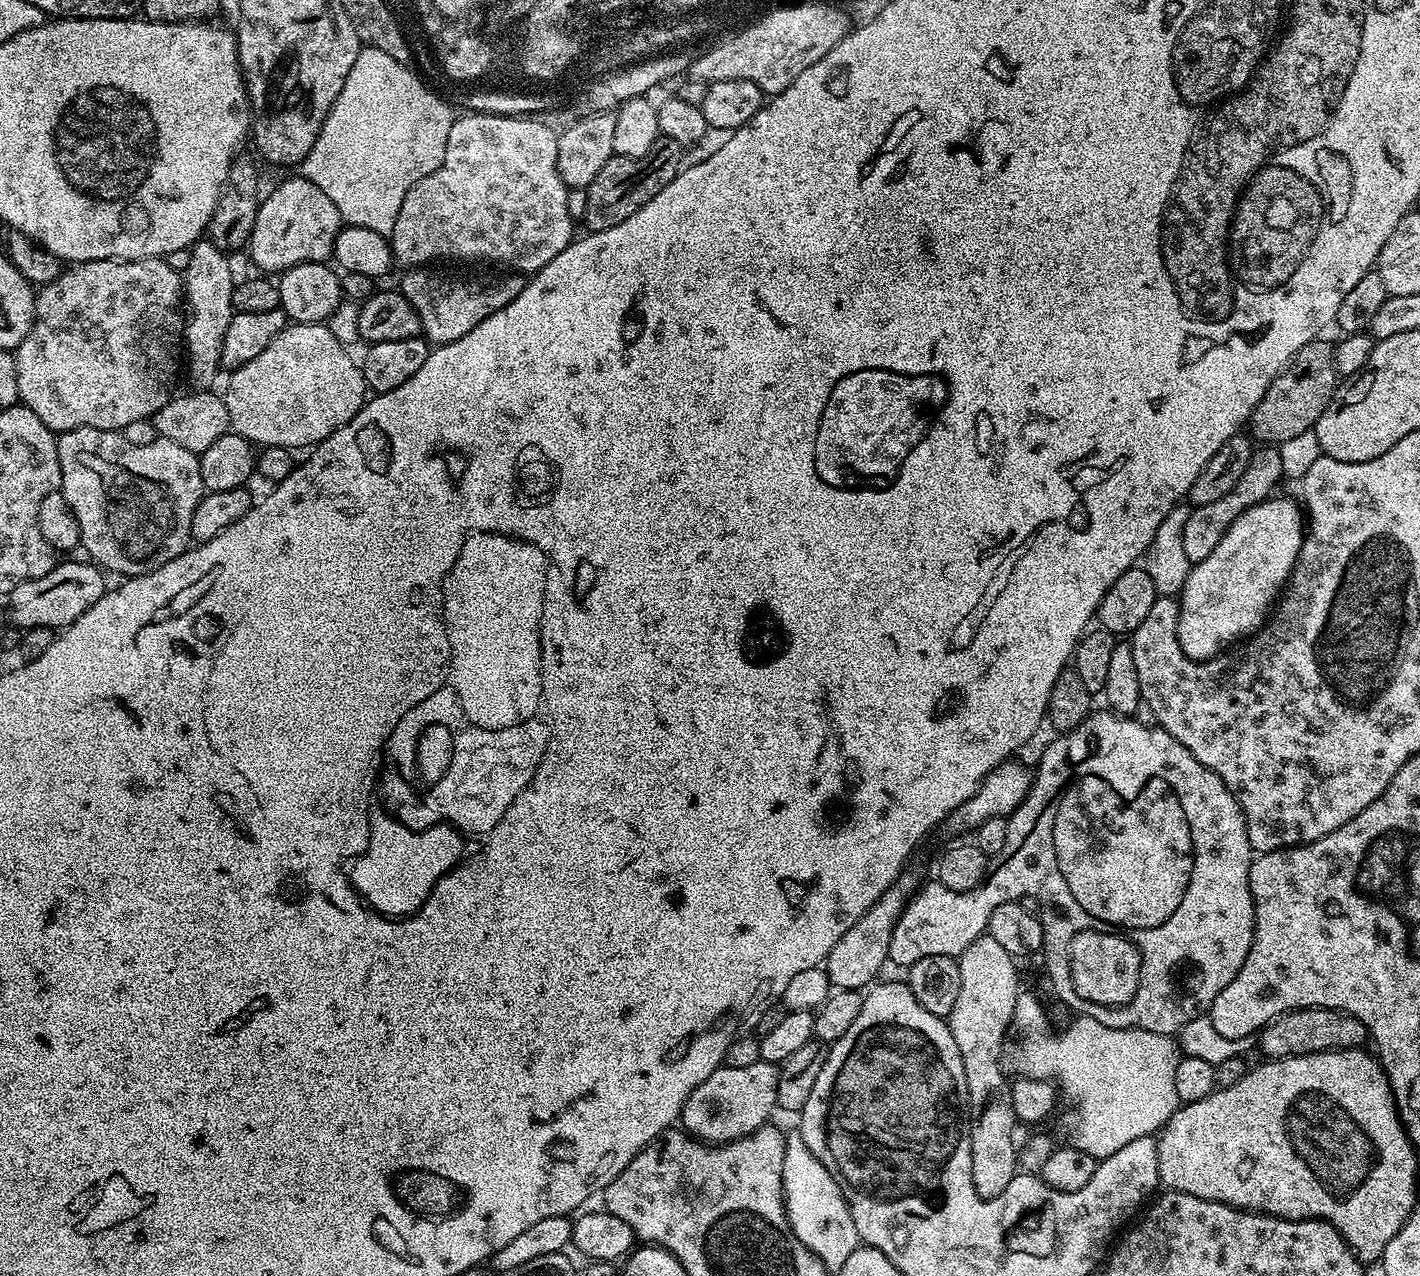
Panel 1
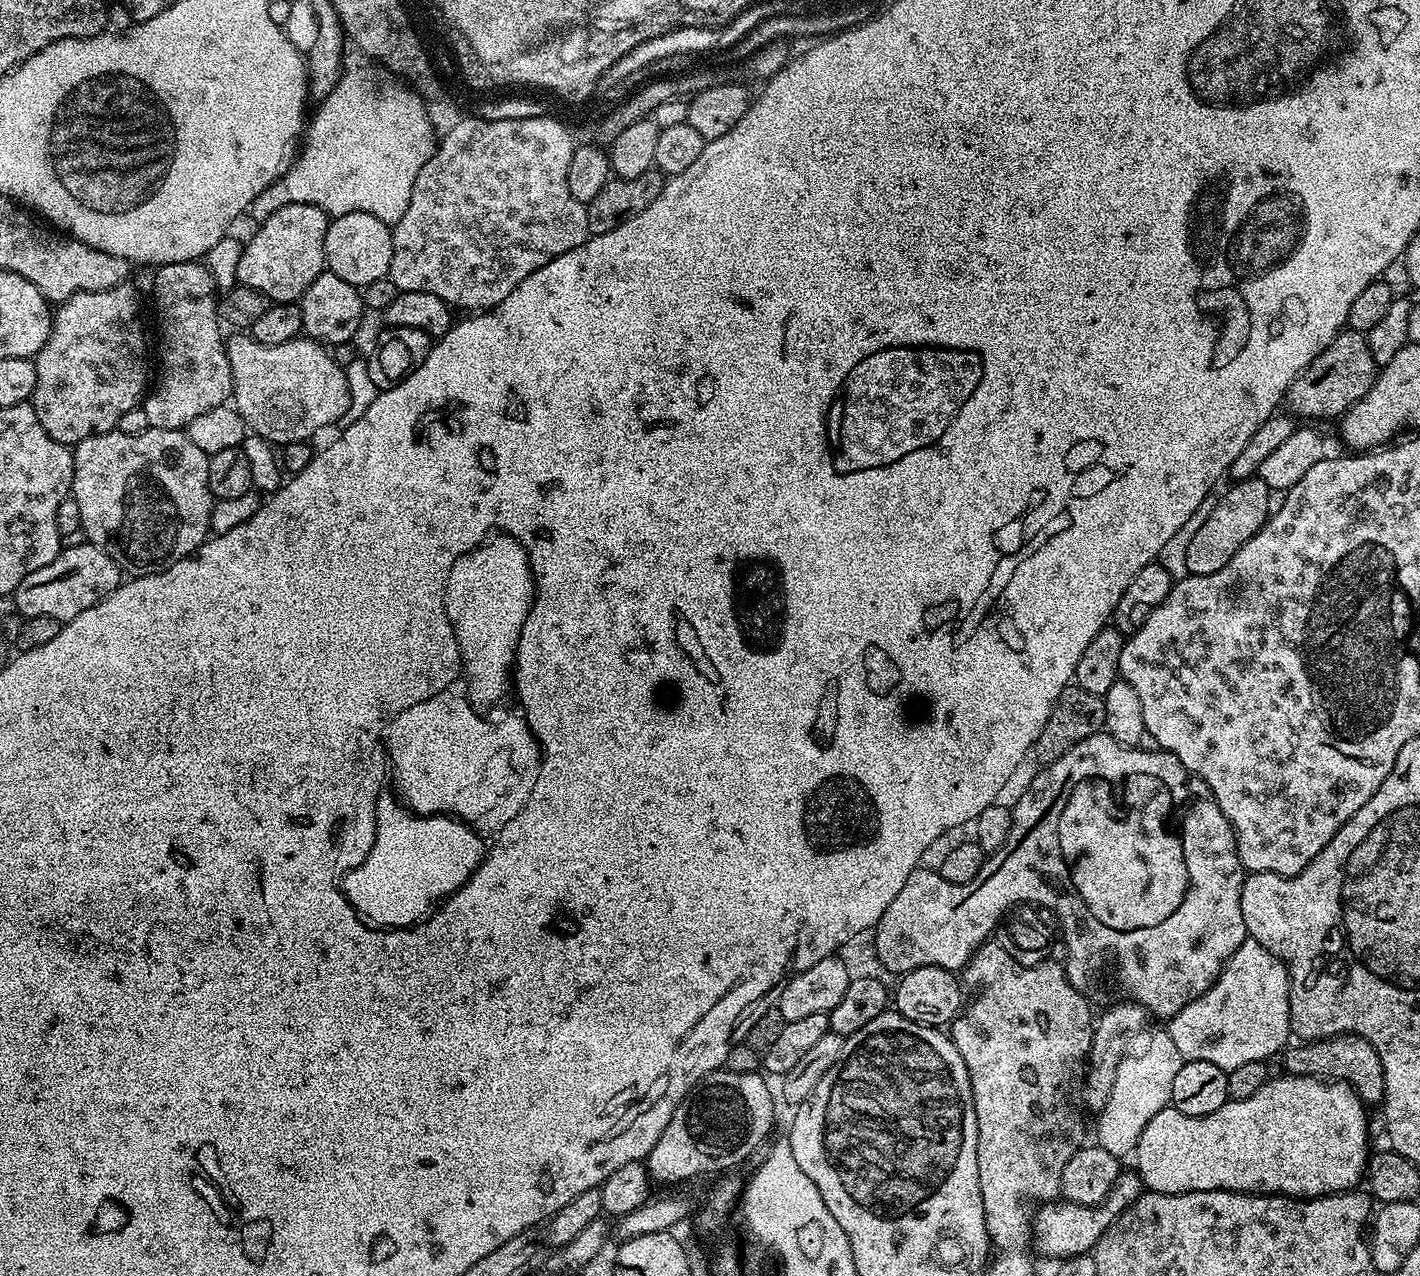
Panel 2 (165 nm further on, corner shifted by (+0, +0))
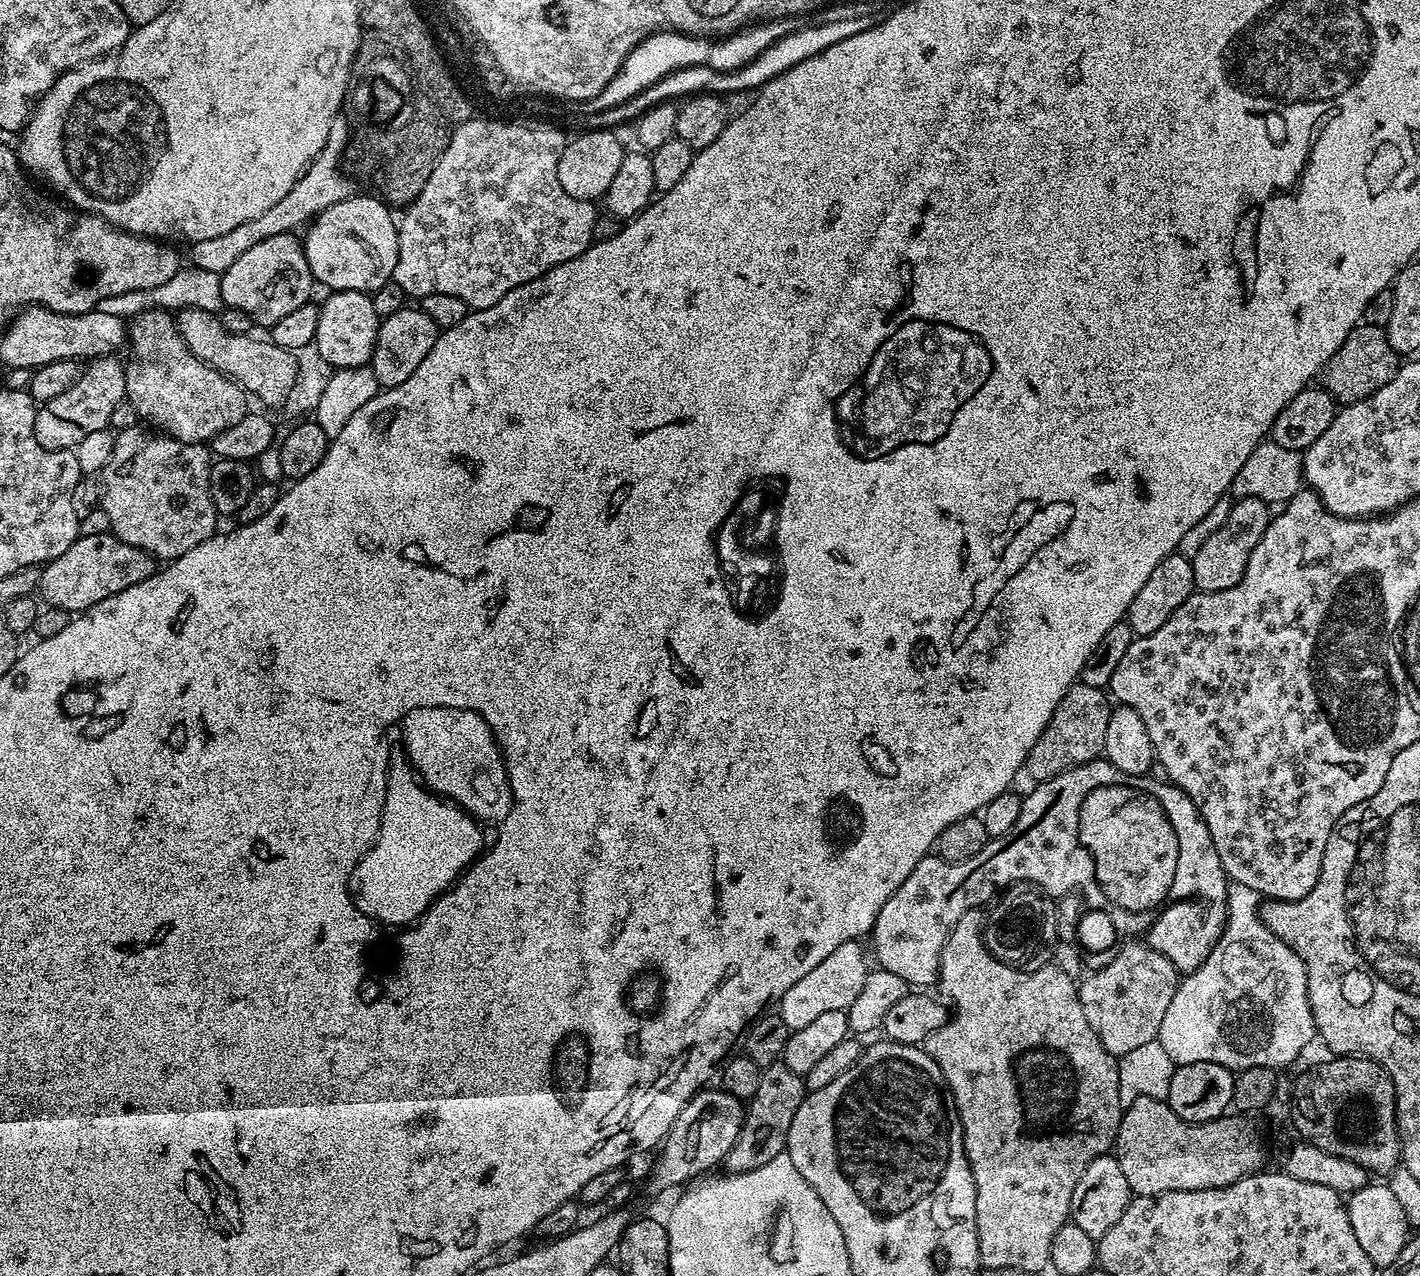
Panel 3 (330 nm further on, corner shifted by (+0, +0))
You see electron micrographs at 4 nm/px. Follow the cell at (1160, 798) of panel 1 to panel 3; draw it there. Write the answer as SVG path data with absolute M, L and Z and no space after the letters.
M1097 758L1090 761L1089 764L1066 770L1061 776L1056 776L1053 780L1039 781L1035 785L1036 789L1029 796L1023 797L1022 814L1018 814L1018 822L1014 822L1014 827L1011 830L1006 830L1006 834L991 837L988 844L979 850L974 857L967 858L964 862L948 862L941 860L936 854L925 856L922 862L918 862L918 866L914 866L914 870L910 870L910 878L906 878L906 882L902 882L902 886L898 886L898 890L894 890L894 894L890 894L890 898L886 898L886 906L882 906L882 910L874 922L870 941L872 940L872 948L876 951L875 963L879 967L890 970L890 974L902 978L902 982L906 982L910 986L935 985L940 978L942 946L946 946L946 938L950 934L950 930L954 930L958 918L962 918L962 914L966 914L966 910L980 908L984 906L984 903L987 905L1001 890L1007 889L1009 886L1025 884L1035 886L1053 898L1079 893L1083 903L1089 909L1105 911L1110 916L1113 929L1118 933L1119 941L1124 942L1129 938L1136 937L1141 938L1144 944L1159 950L1172 948L1170 957L1173 966L1180 974L1198 970L1198 966L1202 966L1202 962L1206 962L1206 958L1212 956L1218 938L1224 933L1224 923L1228 917L1228 886L1230 881L1218 858L1218 850L1214 850L1214 838L1210 838L1210 830L1206 830L1206 822L1200 816L1194 802L1190 802L1190 798L1175 784L1165 782L1163 779L1160 779L1161 781L1152 779L1151 775L1122 774L1122 770L1118 770L1118 766L1114 766L1109 760Z

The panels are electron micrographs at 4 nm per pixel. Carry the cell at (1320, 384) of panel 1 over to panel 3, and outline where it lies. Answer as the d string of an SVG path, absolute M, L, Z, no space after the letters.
M1361 322L1354 330L1350 330L1346 342L1342 342L1342 346L1338 346L1335 354L1324 363L1322 386L1334 397L1337 405L1353 404L1382 390L1382 386L1386 386L1390 378L1394 378L1401 363L1402 357L1394 350L1394 346L1390 346L1387 331Z

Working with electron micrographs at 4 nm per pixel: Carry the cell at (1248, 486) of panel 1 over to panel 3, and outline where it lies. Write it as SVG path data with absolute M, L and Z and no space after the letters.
M1242 497L1233 503L1226 522L1206 538L1191 559L1197 592L1217 592L1238 586L1242 574L1246 574L1250 554L1254 554L1254 546L1258 546L1258 542L1262 542L1262 534L1266 534L1270 519L1268 510L1270 504L1258 497Z

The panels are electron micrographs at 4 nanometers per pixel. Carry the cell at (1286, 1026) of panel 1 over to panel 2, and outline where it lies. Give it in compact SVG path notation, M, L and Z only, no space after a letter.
M1326 1036L1322 1040L1296 1042L1282 1052L1284 1072L1289 1076L1319 1076L1349 1084L1365 1105L1379 1105L1384 1098L1384 1071L1378 1050L1361 1036Z

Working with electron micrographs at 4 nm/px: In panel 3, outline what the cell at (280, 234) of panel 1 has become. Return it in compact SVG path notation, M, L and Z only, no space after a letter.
M287 232L286 234L274 234L274 238L265 238L264 241L258 242L251 250L246 250L246 254L240 255L220 277L221 298L224 308L233 308L234 310L244 311L253 322L253 325L271 326L278 322L278 318L286 318L298 306L309 303L313 299L312 288L314 281L310 262L306 262L304 245L299 235Z

